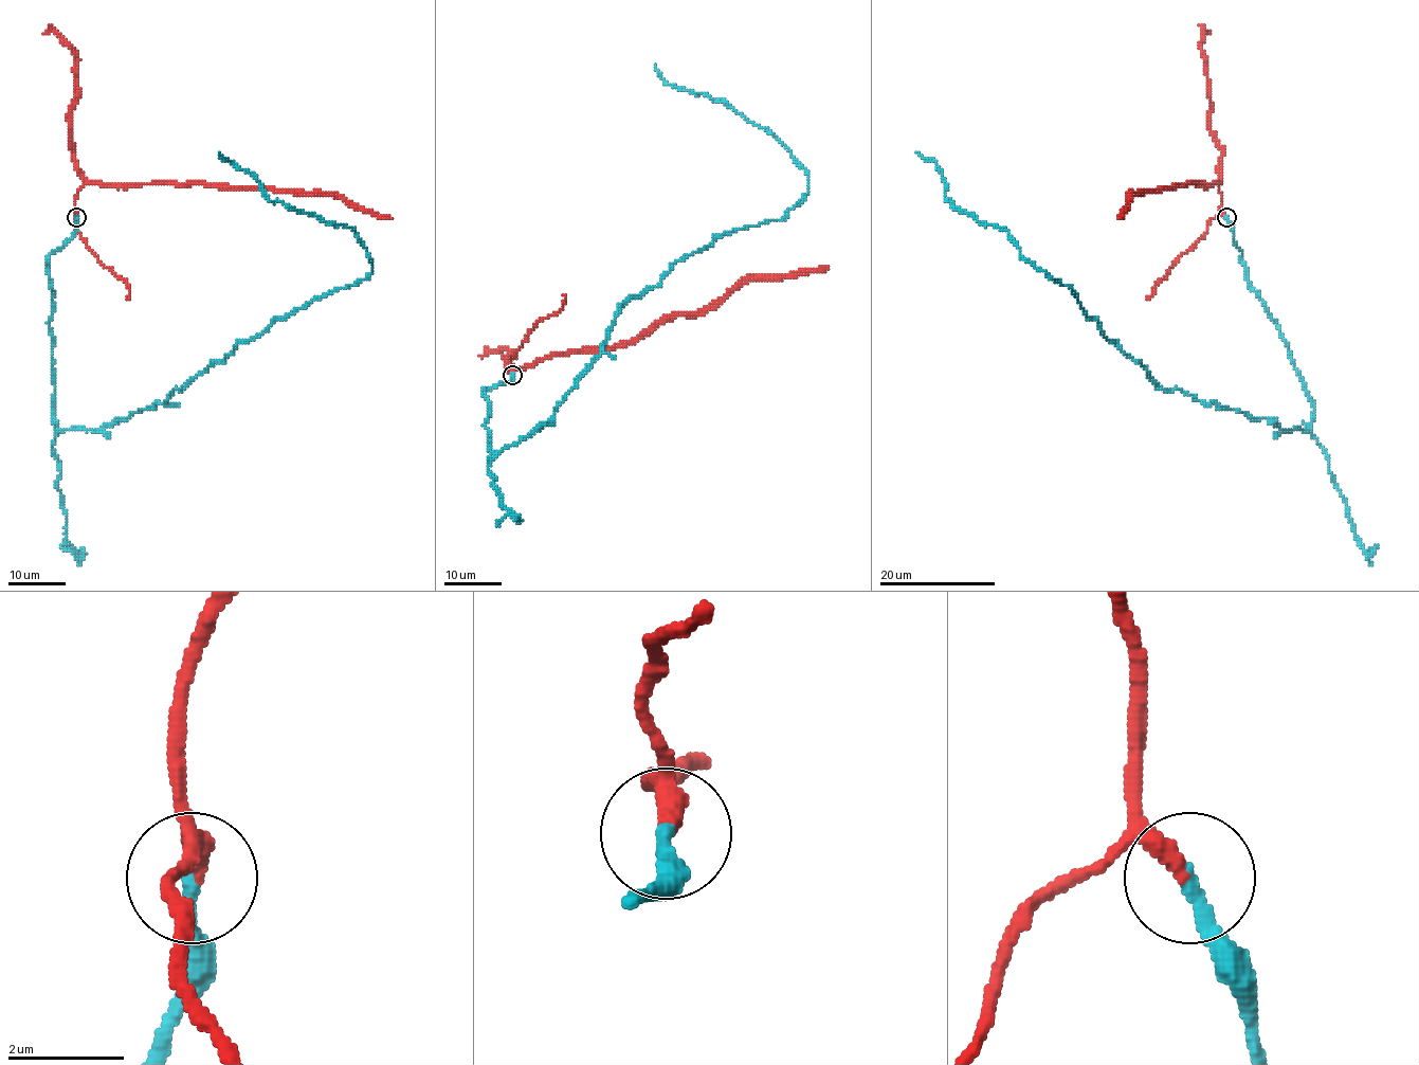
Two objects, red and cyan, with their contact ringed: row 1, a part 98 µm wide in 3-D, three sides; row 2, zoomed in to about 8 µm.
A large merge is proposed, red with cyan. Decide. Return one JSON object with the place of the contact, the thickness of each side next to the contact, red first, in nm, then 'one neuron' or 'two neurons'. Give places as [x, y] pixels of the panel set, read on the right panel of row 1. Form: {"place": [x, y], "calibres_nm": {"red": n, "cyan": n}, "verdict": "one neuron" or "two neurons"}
{"place": [1226, 217], "calibres_nm": {"red": 340, "cyan": 280}, "verdict": "one neuron"}

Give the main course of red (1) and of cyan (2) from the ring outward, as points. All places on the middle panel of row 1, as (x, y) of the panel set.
1: (513, 375), (511, 369), (556, 355), (631, 345), (677, 316), (705, 314), (749, 280), (785, 278), (828, 266)
2: (513, 375), (483, 390), (490, 463), (546, 422), (631, 298), (807, 192), (764, 129), (654, 65)

